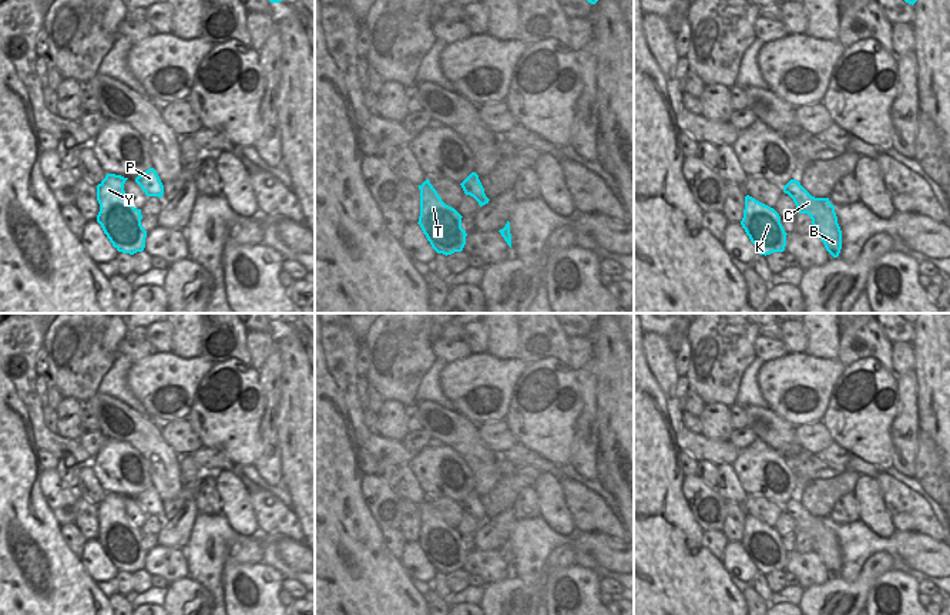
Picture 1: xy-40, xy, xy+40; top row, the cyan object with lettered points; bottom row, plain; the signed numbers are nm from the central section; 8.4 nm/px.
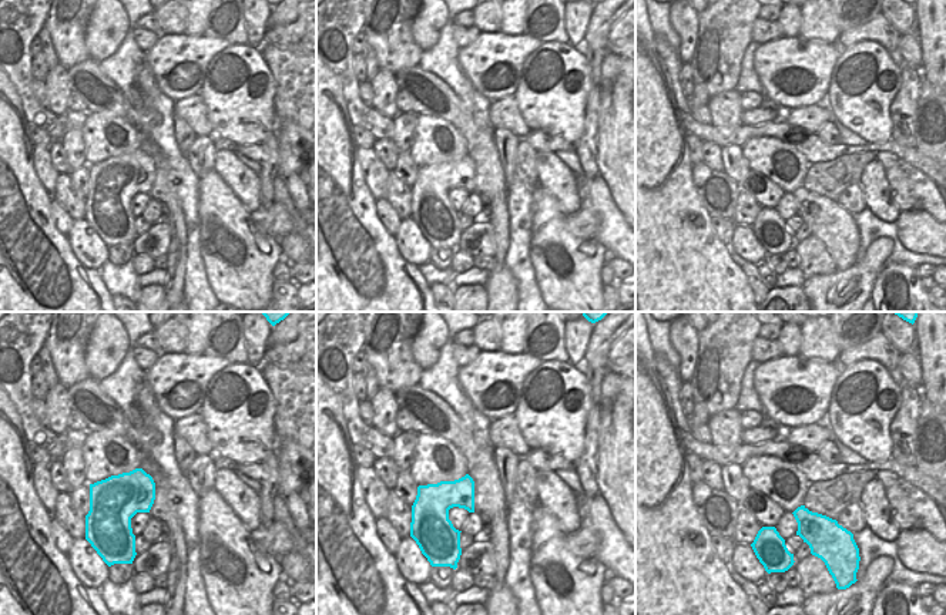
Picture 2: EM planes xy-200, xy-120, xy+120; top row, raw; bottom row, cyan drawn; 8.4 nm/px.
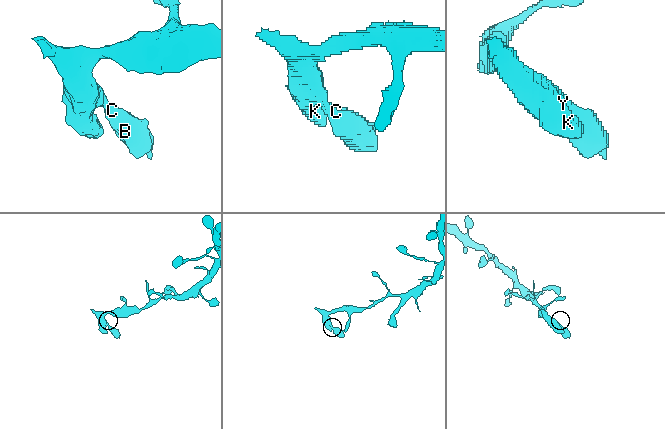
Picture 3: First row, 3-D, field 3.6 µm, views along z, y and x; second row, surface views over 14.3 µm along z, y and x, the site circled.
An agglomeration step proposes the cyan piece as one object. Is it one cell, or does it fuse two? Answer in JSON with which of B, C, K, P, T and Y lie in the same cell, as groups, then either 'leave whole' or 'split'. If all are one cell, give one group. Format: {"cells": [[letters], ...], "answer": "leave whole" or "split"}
{"cells": [["B", "C", "K", "P", "T", "Y"]], "answer": "leave whole"}

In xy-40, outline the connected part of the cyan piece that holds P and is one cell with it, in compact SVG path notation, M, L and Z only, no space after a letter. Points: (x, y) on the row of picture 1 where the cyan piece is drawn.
M154 168L147 169L135 178L135 182L141 186L147 196L162 198L164 185Z

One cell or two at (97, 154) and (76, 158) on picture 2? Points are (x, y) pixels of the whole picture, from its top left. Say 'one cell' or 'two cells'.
two cells

